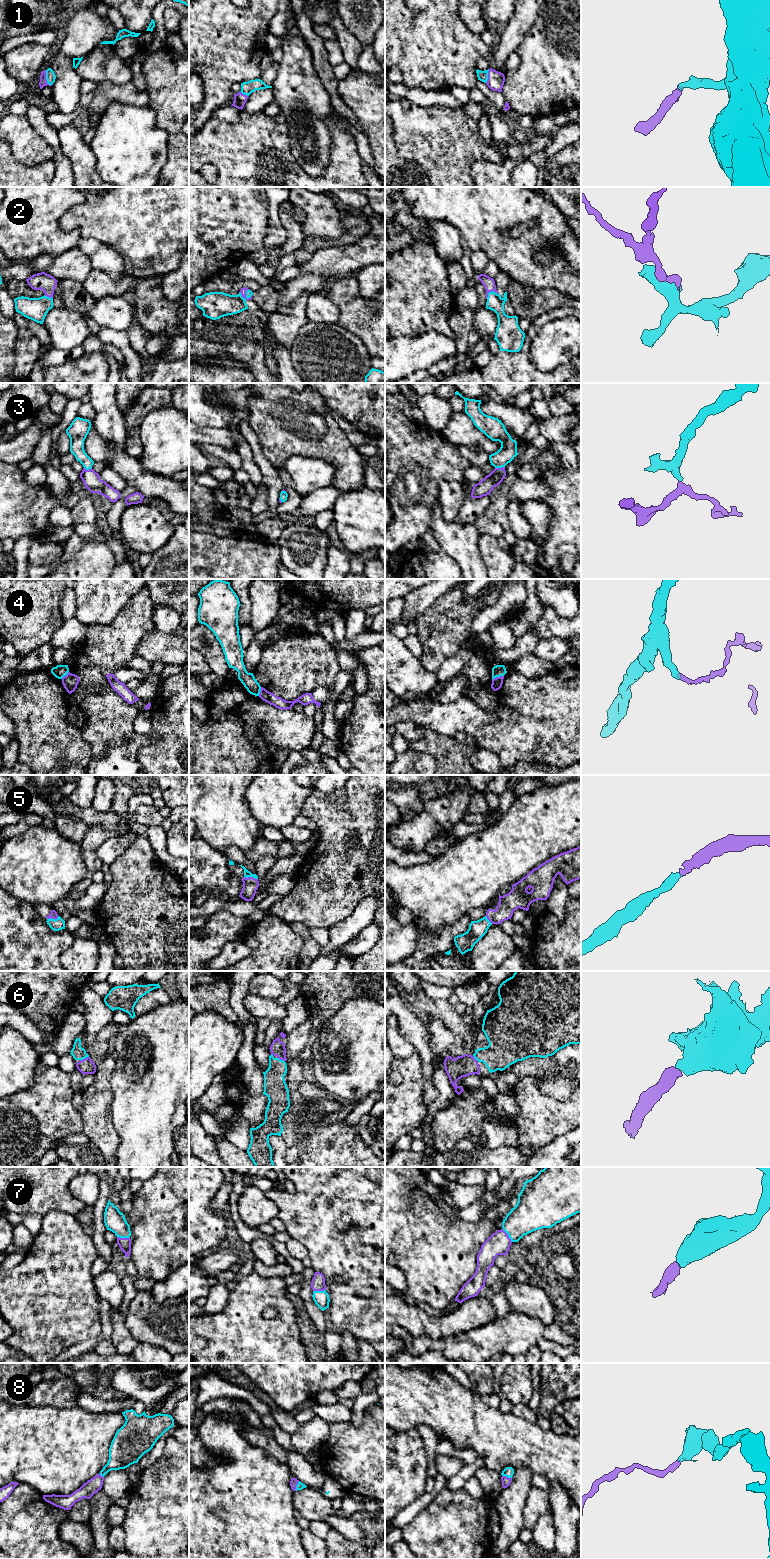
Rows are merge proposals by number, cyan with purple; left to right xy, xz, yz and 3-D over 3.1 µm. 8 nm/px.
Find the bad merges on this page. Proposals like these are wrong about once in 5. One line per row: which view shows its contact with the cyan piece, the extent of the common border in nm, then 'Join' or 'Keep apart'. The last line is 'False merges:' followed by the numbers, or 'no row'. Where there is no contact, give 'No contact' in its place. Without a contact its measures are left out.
1: Touches cyan in xy. Shared border 140 nm. Join
2: Touches cyan in yz. Shared border 100 nm. Join
3: Touches cyan in yz. Shared border 80 nm. Join
4: Touches cyan in yz. Shared border 100 nm. Keep apart
5: Touches cyan in xz. Shared border 110 nm. Join
6: Touches cyan in xy. Shared border 70 nm. Join
7: Touches cyan in xy. Shared border 110 nm. Join
8: Touches cyan in xz. Shared border 90 nm. Join
False merges: 4

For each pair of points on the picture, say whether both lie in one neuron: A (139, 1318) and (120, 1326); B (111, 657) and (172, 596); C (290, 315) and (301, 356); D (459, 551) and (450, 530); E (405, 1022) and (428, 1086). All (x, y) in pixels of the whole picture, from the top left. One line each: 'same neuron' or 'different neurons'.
A: different neurons
B: different neurons
C: different neurons
D: same neuron
E: same neuron

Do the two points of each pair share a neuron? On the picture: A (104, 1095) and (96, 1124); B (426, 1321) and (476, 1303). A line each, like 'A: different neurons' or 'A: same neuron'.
A: same neuron
B: same neuron

